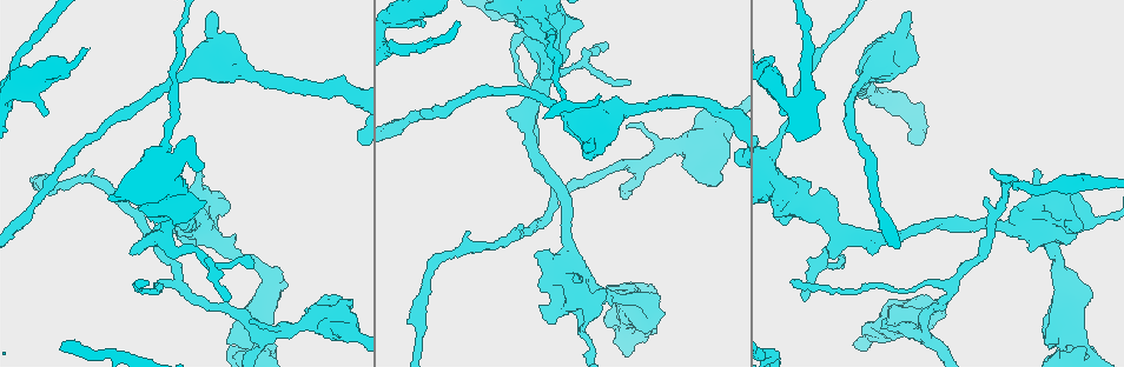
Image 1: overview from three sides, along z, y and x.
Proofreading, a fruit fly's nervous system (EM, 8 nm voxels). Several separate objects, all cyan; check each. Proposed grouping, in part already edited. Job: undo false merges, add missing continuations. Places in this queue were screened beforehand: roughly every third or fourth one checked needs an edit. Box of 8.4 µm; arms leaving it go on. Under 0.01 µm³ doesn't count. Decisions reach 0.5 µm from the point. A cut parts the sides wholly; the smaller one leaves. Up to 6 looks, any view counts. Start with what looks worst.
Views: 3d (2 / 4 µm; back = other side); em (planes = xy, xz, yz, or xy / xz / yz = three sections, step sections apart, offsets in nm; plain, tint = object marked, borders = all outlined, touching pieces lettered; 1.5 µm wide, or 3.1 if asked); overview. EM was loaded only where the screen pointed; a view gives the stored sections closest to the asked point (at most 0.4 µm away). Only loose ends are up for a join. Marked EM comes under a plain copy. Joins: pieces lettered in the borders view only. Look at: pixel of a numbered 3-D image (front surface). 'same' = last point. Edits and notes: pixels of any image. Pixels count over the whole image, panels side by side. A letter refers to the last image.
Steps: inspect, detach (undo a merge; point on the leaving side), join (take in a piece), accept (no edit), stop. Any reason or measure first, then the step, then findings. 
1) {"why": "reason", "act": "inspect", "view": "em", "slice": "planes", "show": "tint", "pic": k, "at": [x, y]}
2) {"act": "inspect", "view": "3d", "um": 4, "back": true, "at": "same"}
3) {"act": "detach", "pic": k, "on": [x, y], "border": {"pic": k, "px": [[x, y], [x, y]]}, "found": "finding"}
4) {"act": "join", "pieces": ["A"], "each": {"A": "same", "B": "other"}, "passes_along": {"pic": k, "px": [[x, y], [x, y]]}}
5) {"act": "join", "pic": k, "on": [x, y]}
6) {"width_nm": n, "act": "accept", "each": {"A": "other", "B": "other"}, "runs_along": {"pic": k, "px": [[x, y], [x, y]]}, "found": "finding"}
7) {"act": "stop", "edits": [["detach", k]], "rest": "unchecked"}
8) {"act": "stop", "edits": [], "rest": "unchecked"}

{"why": "abrupt turn", "act": "inspect", "view": "em", "slice": "xz", "step": 4, "show": "tint", "pic": 1, "at": [274, 279]}

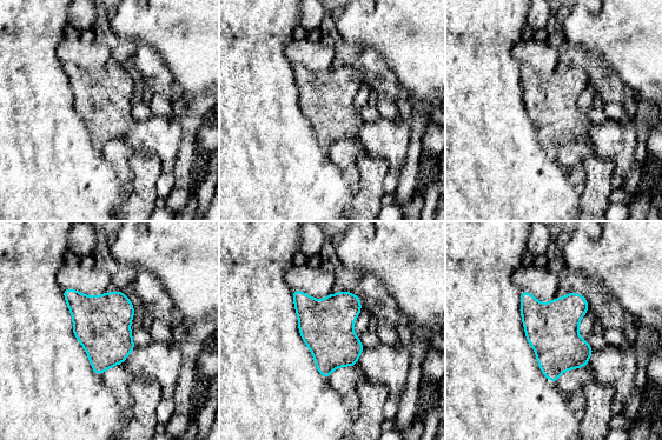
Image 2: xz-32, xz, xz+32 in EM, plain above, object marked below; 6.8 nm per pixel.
{"act": "inspect", "view": "em", "slice": "planes", "show": "tint", "at": "same"}

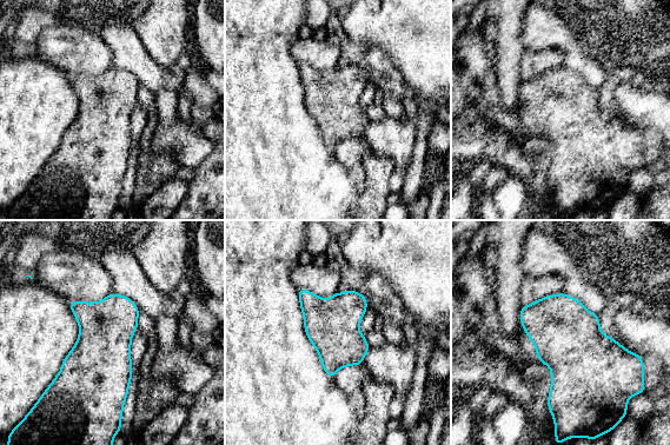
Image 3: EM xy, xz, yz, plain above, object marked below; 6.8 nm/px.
{"act": "inspect", "view": "em", "slice": "planes", "show": "borders", "at": "same"}

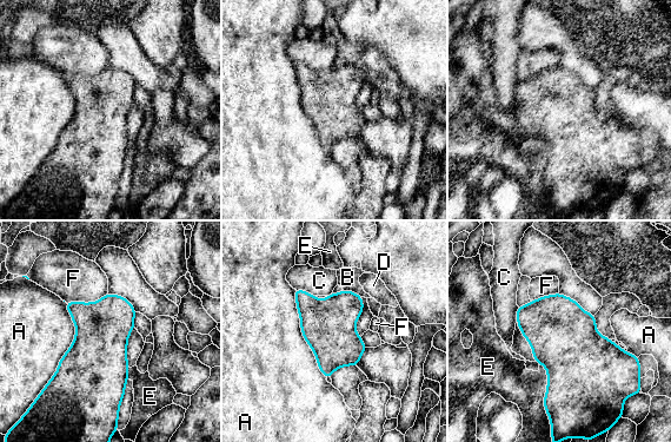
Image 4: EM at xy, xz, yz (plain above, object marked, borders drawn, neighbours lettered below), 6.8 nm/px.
{"act": "accept", "each": {"A": "other", "B": "other", "C": "other", "D": "other", "E": "other", "F": "other"}, "border": {"pic": 4, "px": [[539, 362], [547, 374], [549, 415]]}, "found": "continuous, no second cell"}

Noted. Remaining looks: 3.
{"why": "branch stops here", "act": "inspect", "view": "em", "slice": "planes", "show": "borders", "pic": 1, "at": [201, 171]}

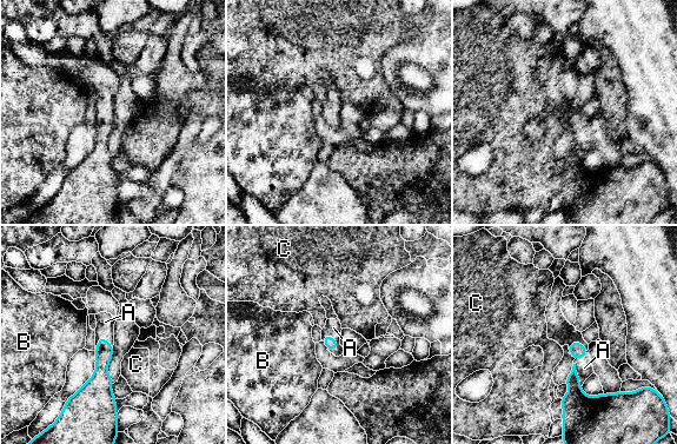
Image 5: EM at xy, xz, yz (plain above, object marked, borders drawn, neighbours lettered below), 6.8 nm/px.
{"act": "join", "pieces": ["A"], "each": {"A": "same", "B": "other", "C": "other"}, "passes_along": {"pic": 5, "px": [[576, 405], [575, 369], [584, 368]]}, "found": "it goes on there"}

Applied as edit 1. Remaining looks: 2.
{"act": "stop", "edits": [["join", 5]], "rest": "unchecked"}

